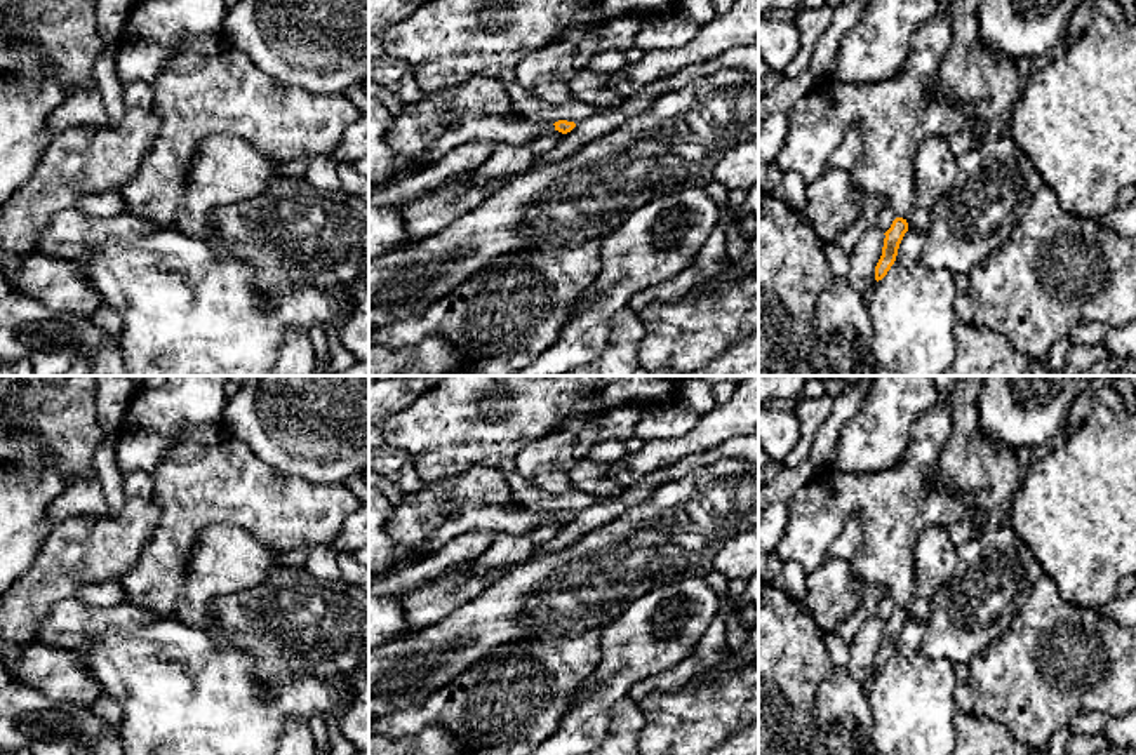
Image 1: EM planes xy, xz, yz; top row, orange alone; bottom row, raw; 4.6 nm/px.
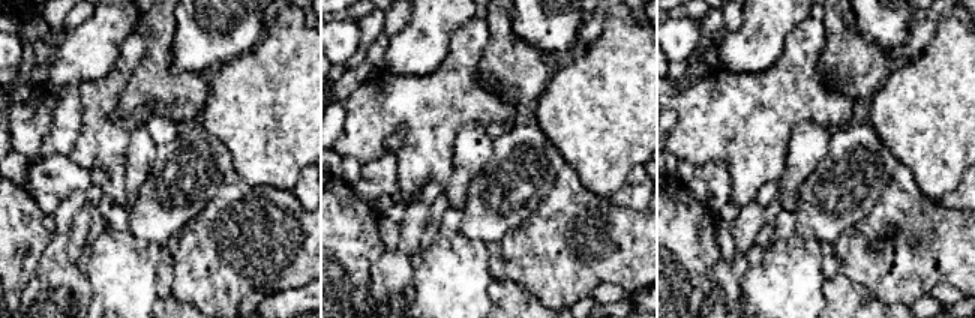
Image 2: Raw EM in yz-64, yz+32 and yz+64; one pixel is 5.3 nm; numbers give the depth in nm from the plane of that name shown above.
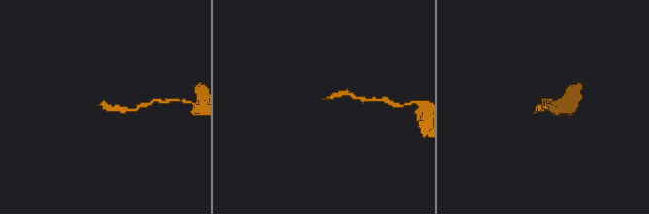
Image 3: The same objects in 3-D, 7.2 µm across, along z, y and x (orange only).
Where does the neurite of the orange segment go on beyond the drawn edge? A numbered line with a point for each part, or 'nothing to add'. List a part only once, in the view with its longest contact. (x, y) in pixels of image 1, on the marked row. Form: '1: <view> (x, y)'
1: xz (508, 127)

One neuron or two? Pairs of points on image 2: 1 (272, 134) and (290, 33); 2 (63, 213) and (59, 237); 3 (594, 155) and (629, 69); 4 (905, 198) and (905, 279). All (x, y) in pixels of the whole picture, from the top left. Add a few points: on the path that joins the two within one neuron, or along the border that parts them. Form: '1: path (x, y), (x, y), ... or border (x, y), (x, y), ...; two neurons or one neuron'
1: path (281, 108), (290, 99), (290, 59); one neuron
2: path (62, 219), (62, 231); one neuron
3: path (602, 134), (605, 116), (629, 90); one neuron
4: path (905, 218), (905, 260); one neuron

